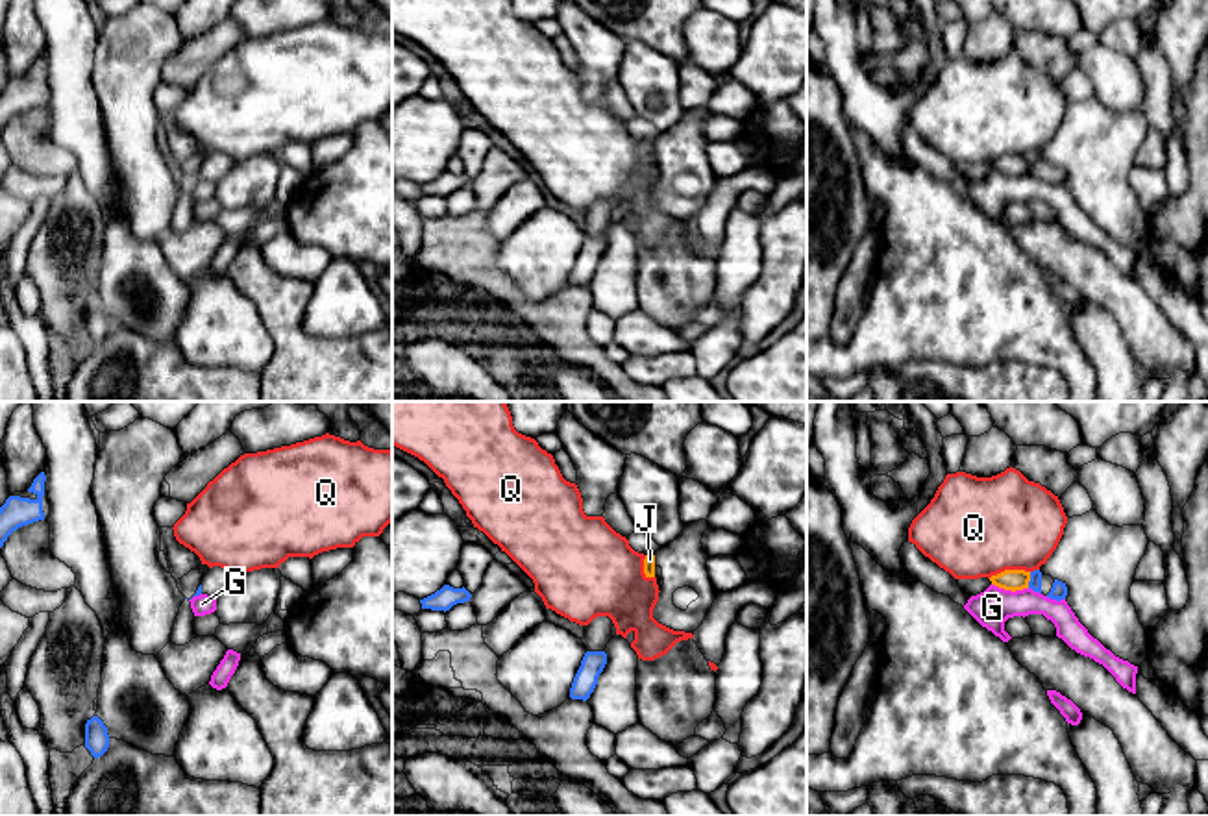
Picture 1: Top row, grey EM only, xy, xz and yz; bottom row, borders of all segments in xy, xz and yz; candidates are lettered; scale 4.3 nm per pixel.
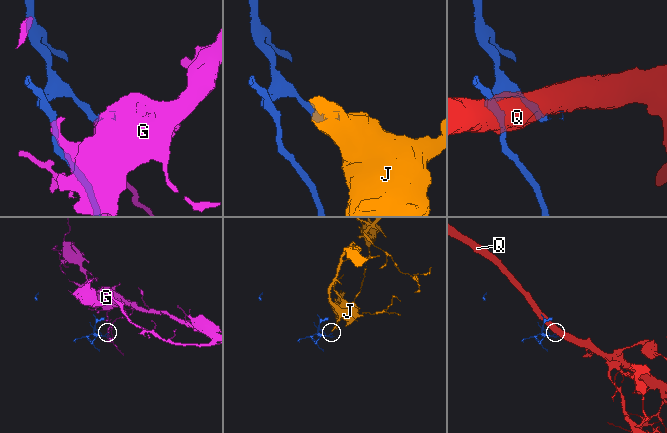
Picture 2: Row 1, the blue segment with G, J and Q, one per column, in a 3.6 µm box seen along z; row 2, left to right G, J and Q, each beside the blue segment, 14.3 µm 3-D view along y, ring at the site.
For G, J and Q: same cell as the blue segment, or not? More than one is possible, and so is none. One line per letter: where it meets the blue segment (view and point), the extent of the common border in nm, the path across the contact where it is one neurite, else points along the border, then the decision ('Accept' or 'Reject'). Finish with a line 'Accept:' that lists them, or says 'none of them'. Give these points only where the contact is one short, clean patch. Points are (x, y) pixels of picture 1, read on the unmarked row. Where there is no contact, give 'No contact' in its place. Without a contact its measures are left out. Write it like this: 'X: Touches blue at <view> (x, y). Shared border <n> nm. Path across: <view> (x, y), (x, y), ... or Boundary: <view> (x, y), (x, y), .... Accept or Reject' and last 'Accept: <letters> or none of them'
G: Touches blue at yz (1055, 184). Shared border 90 nm. Boundary: yz (1046, 182), (1064, 185). Reject
J: Touches blue at yz (1031, 165). Shared border 70 nm. Boundary: yz (1031, 158), (1027, 173). Reject
Q: Touches blue at yz (1035, 156). Shared border 40 nm. Reject
Accept: none of them

